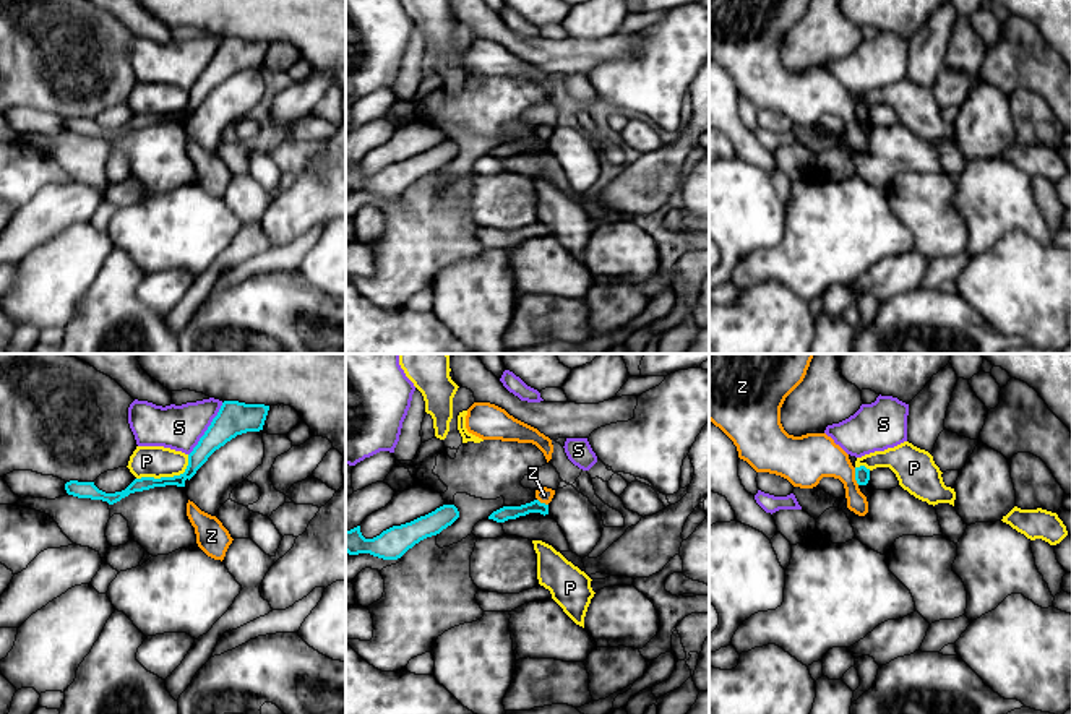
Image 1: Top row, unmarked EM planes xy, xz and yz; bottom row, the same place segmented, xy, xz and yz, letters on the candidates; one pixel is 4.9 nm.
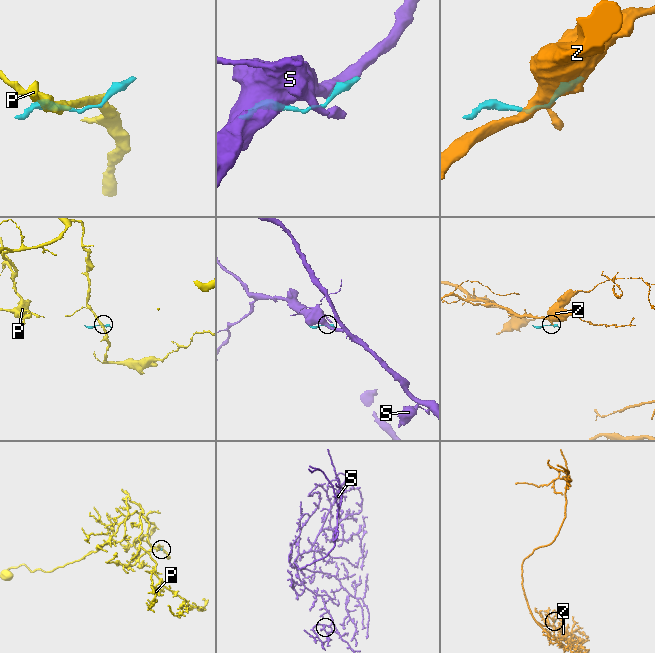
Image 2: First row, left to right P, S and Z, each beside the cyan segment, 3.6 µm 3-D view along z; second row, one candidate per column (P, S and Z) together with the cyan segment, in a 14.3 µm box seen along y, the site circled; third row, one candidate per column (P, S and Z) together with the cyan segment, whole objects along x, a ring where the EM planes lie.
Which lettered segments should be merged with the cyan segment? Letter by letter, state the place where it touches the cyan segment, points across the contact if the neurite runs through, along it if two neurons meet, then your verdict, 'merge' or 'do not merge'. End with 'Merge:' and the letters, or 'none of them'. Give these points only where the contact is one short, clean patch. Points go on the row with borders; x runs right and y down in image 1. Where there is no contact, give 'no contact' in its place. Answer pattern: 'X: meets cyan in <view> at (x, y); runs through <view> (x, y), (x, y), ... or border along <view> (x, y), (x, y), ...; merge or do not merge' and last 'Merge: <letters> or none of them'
P: meets cyan in xy at (167, 477); border along xy (189, 455), (189, 464), (179, 474), (137, 479); do not merge
S: meets cyan in xy at (208, 429); do not merge
Z: meets cyan in yz at (855, 476); border along yz (854, 468), (854, 477), (859, 484); do not merge
Merge: none of them

